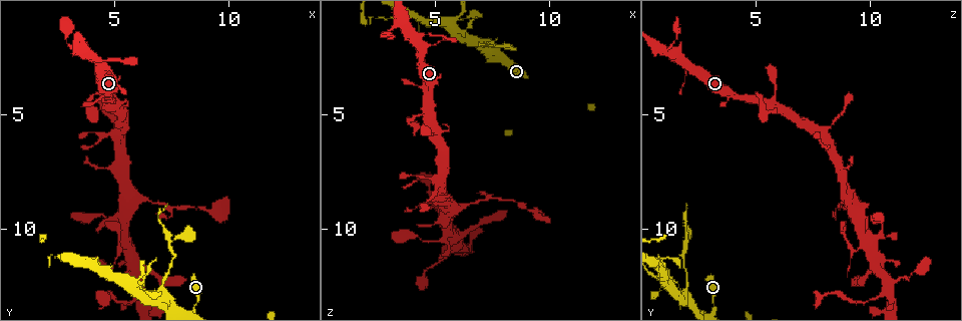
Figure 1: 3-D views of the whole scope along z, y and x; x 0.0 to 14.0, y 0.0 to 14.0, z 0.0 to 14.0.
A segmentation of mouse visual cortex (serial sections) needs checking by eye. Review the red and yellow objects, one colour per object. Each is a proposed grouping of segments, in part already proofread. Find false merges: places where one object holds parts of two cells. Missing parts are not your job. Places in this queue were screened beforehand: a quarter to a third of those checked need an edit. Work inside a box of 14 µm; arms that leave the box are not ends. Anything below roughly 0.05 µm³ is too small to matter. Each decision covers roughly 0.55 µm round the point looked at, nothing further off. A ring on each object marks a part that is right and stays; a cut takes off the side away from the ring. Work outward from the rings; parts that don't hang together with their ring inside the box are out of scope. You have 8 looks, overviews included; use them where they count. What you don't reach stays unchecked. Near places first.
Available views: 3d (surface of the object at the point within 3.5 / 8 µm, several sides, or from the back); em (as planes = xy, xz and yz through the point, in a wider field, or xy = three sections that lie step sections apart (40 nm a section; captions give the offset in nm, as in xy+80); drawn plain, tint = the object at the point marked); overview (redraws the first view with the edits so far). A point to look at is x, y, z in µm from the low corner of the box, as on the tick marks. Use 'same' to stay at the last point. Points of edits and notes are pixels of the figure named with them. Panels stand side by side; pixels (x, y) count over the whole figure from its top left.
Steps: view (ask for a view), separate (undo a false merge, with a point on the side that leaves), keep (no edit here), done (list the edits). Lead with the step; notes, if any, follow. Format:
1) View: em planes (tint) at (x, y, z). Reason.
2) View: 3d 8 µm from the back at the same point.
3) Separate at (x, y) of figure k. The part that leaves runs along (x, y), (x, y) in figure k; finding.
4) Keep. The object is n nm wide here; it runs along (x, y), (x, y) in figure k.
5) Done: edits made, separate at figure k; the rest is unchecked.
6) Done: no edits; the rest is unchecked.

View: 3d 8 µm at (4.2, 2.5, 1.7). Arms part here.

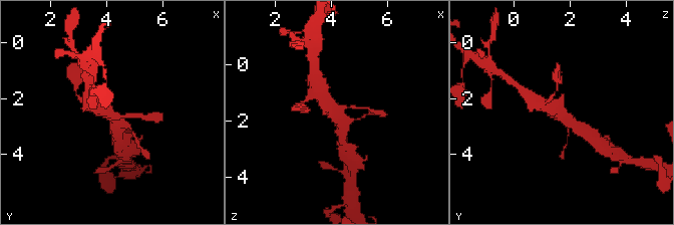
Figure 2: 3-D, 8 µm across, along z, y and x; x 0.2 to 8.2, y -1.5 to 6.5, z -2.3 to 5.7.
View: em xy step 3 (tint) at (4.3, 2.6, 1.8). Shape alone is not enough.

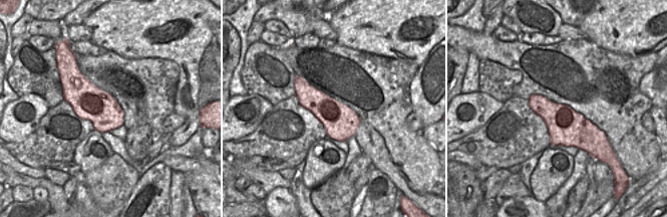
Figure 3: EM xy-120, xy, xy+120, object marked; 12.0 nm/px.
Keep. One cell here.

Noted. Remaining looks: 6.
View: 3d 3.5 µm from the back at (6.1, 8.8, 9.1). Small branch off a trunk.

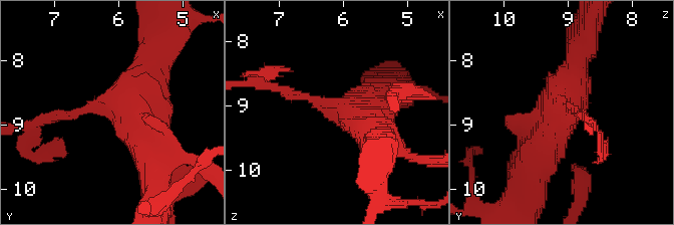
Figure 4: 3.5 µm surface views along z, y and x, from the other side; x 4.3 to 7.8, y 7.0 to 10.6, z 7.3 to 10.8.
View: em xy step 3 (tint) at (6.05, 8.70, 9.05).

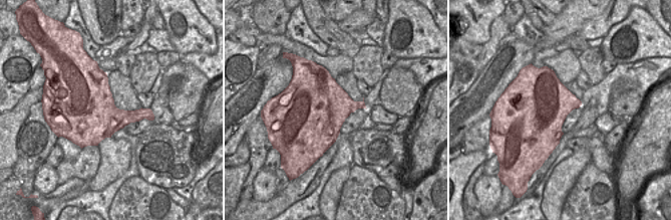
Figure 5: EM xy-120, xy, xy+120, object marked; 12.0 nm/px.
Separate at (291, 91) of figure 4. The part that leaves runs along (326, 104), (252, 83) in figure 4; two cells meet here.

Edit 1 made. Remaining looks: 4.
View: overview.

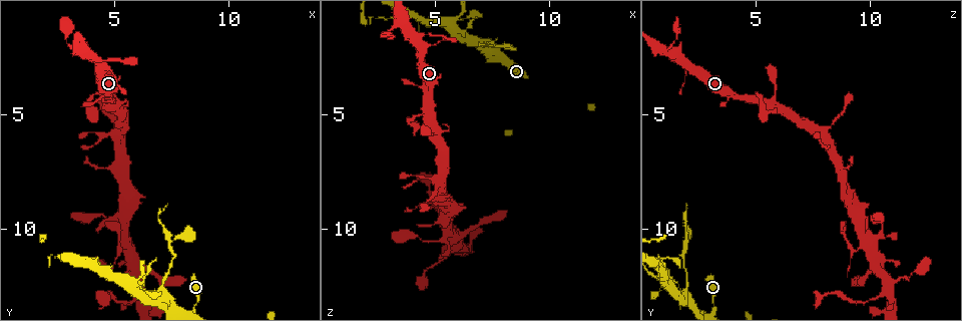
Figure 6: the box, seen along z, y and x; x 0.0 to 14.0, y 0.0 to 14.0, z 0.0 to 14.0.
View: 3d 8 µm from the back at (6.0, 12.6, 10.7). Sharp bend.

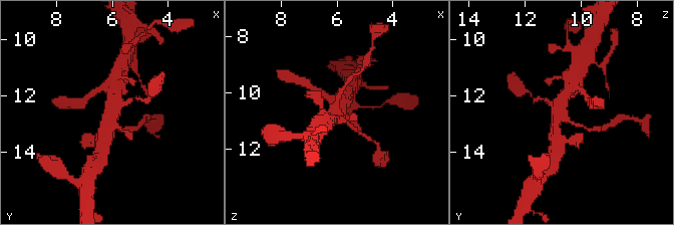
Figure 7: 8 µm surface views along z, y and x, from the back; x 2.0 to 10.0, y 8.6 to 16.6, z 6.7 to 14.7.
View: 3d 3.5 µm from the back at (6.0, 12.7, 10.7). Closer look.

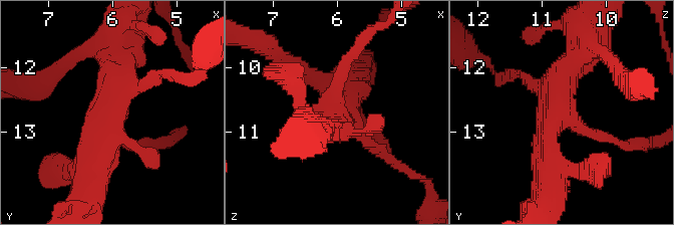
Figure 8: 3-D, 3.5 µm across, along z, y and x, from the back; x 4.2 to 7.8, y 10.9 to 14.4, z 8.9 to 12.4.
View: em xy step 3 (tint) at (6.05, 12.60, 10.70).

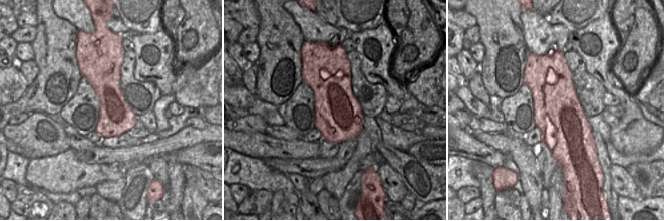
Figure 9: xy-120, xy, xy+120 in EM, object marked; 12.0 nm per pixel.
Separate at (345, 57) of figure 8. The part that leaves runs along (585, 131), (623, 146), (649, 143) in figure 8; a second cell is stuck on.

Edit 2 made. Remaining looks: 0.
Done: edits made, separate at figure 4, separate at figure 8; the rest is unchecked.

